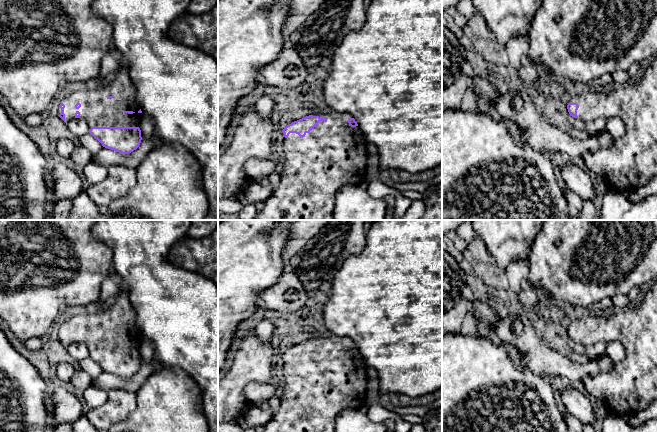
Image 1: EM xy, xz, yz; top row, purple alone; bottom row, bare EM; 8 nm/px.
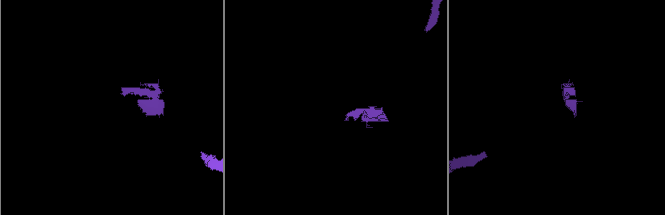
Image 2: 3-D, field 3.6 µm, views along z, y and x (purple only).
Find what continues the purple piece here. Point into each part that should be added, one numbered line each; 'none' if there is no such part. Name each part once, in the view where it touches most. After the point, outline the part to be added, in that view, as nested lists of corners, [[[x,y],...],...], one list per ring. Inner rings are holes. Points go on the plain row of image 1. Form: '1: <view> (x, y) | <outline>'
1: xz (333, 378) | [[[331,335],[330,337],[321,337],[321,338],[311,338],[313,340],[325,341],[326,346],[320,345],[317,350],[315,350],[309,357],[302,362],[296,357],[290,357],[287,362],[284,361],[283,357],[283,366],[279,372],[279,376],[283,380],[284,386],[280,390],[281,392],[281,401],[280,407],[277,412],[272,416],[271,420],[267,422],[264,426],[263,432],[334,432],[335,421],[338,414],[349,408],[361,408],[366,405],[366,393],[368,387],[368,375],[367,375],[367,365],[360,355],[359,351],[351,351],[348,347],[349,342],[353,342],[350,337],[347,336],[336,336]]]

